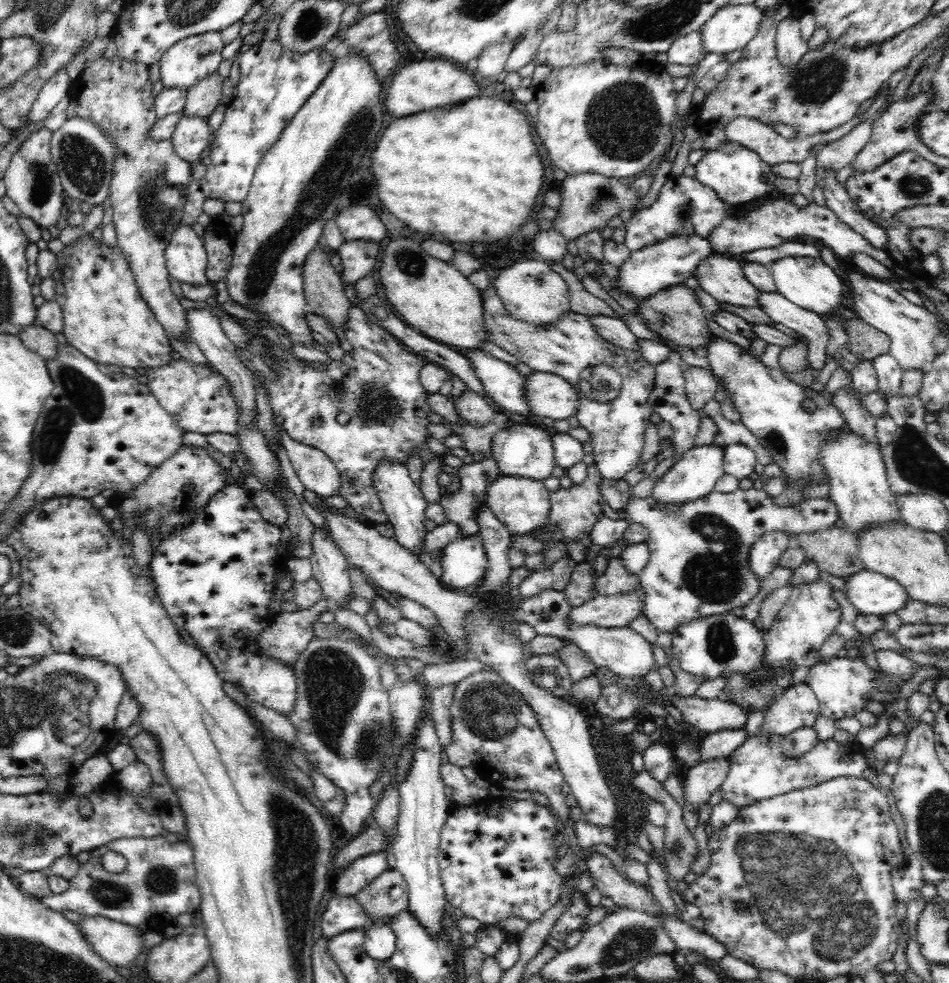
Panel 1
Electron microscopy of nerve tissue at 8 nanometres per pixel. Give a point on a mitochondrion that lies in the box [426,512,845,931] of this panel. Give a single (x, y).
(489, 710)

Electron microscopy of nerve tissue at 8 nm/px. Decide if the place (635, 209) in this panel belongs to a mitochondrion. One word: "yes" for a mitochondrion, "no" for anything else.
no

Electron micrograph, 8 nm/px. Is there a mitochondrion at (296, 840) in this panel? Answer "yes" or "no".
yes

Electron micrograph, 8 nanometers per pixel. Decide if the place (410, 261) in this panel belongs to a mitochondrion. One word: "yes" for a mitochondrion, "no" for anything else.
yes

